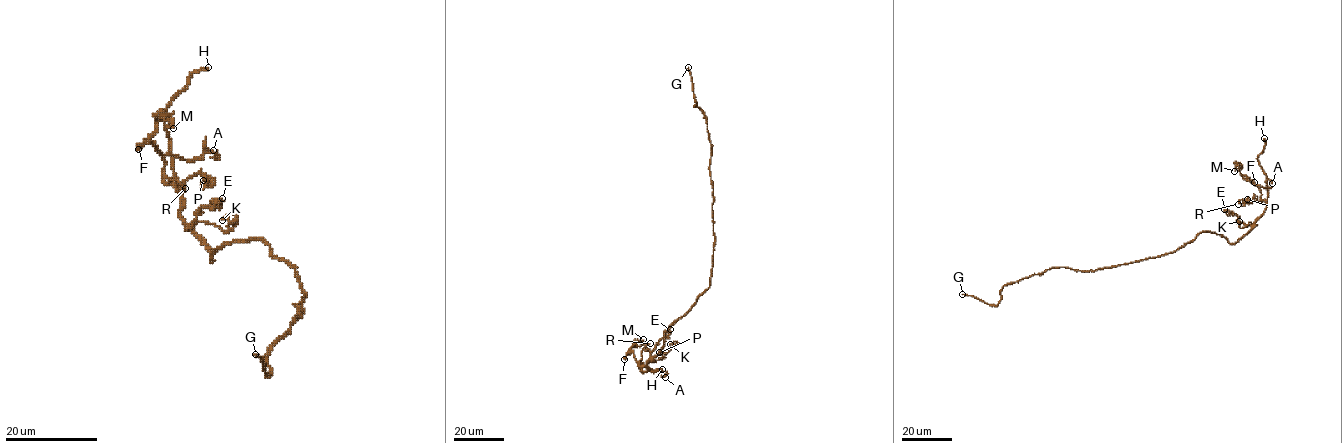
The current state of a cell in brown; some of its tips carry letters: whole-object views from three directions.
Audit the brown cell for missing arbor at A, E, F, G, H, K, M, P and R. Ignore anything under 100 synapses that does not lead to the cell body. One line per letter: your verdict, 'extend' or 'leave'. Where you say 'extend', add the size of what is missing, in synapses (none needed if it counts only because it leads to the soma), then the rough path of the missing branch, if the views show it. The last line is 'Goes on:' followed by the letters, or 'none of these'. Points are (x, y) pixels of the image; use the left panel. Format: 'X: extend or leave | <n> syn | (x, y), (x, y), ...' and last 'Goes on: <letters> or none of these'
A: leave
E: leave
F: leave
G: extend | 350 syn
H: extend
K: leave
M: leave
P: leave
R: leave
Goes on: G, H

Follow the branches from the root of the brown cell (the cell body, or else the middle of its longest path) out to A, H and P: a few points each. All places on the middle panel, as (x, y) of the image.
A: (712, 270), (709, 286), (665, 332), (664, 346), (647, 362), (647, 370), (638, 364), (660, 371), (665, 377)
H: (712, 270), (709, 286), (665, 332), (664, 346), (647, 362), (647, 370), (641, 372), (638, 366), (662, 369)
P: (712, 270), (709, 286), (665, 332), (664, 346), (644, 371), (642, 367), (664, 357), (659, 352)

